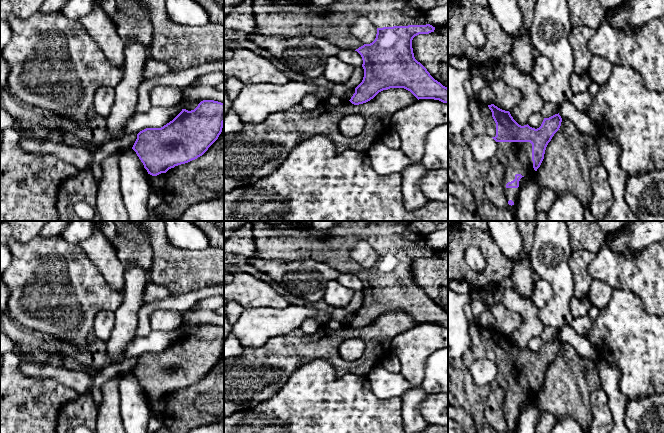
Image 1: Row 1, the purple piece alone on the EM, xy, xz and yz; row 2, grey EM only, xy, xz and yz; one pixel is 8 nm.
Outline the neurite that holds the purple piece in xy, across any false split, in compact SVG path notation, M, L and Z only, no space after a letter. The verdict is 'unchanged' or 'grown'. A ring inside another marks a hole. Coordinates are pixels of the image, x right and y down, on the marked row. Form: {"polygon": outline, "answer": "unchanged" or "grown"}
{"polygon": "M203 100L191 111L182 111L161 128L146 128L137 134L132 147L148 174L157 176L175 166L188 163L202 156L218 139L224 123L224 103Z", "answer": "unchanged"}

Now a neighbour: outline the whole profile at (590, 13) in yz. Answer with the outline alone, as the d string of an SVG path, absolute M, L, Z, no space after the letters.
M566 0L570 9L573 27L587 26L597 30L605 19L607 10L598 0Z

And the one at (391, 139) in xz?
M389 131L383 135L381 142L392 149L401 149L401 139L399 135L393 131Z

